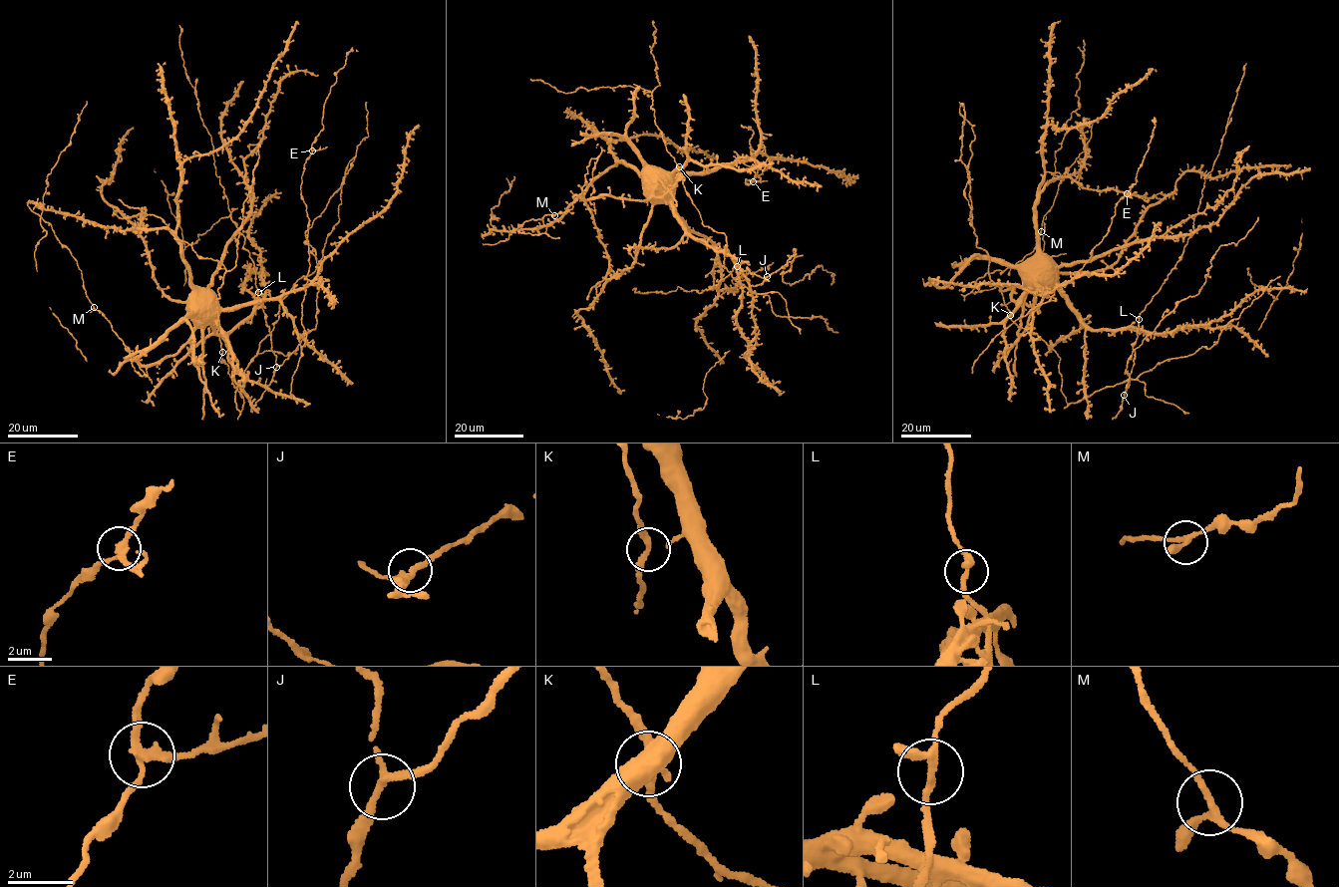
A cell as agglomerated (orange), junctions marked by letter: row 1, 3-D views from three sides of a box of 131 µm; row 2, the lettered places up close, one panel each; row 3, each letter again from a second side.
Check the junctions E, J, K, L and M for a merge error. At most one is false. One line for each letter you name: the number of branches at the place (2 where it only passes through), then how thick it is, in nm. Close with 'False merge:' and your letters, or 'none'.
E: 3 | 200 nm
False merge: E

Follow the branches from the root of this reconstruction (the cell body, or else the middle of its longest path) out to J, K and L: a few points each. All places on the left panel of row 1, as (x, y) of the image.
J: (210, 312), (210, 327), (222, 334), (247, 320), (256, 304), (261, 303), (276, 367)
K: (210, 312), (227, 344), (228, 349), (222, 352)
L: (210, 312), (212, 329), (222, 334), (234, 330), (247, 320), (259, 302), (258, 292)

